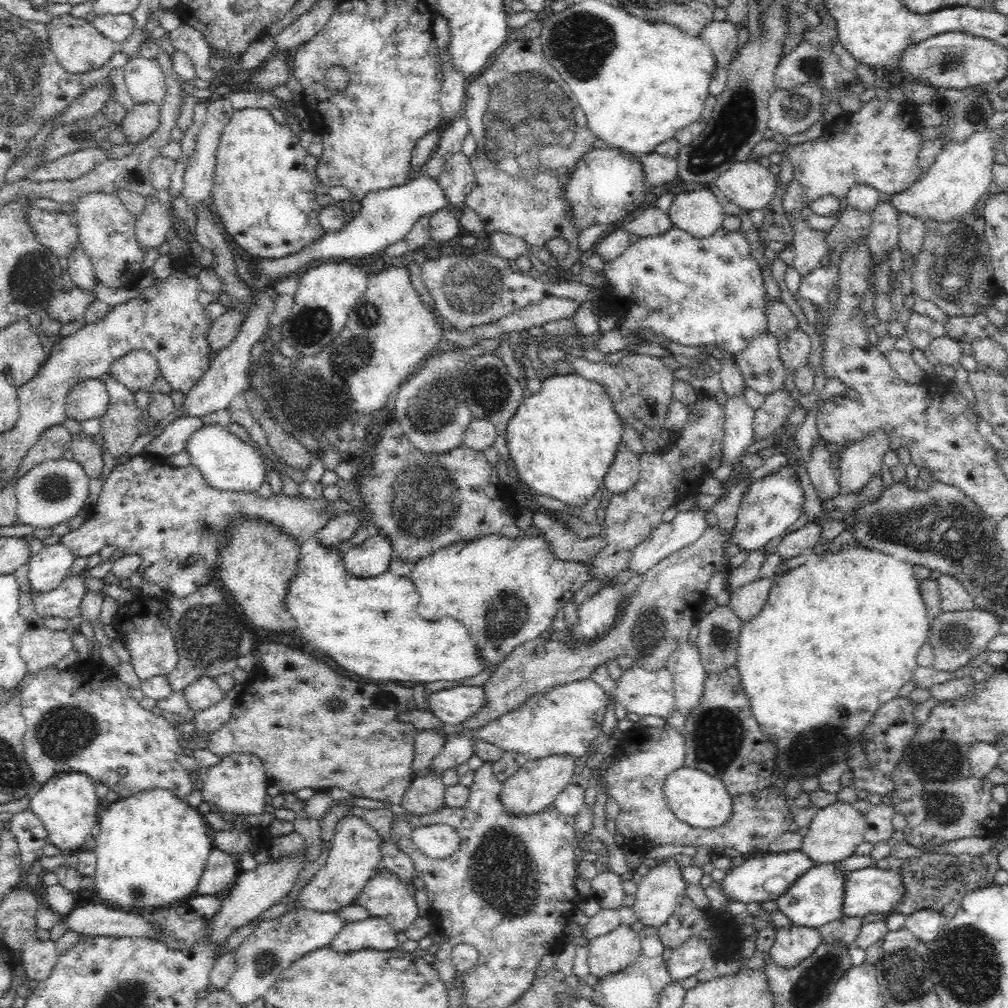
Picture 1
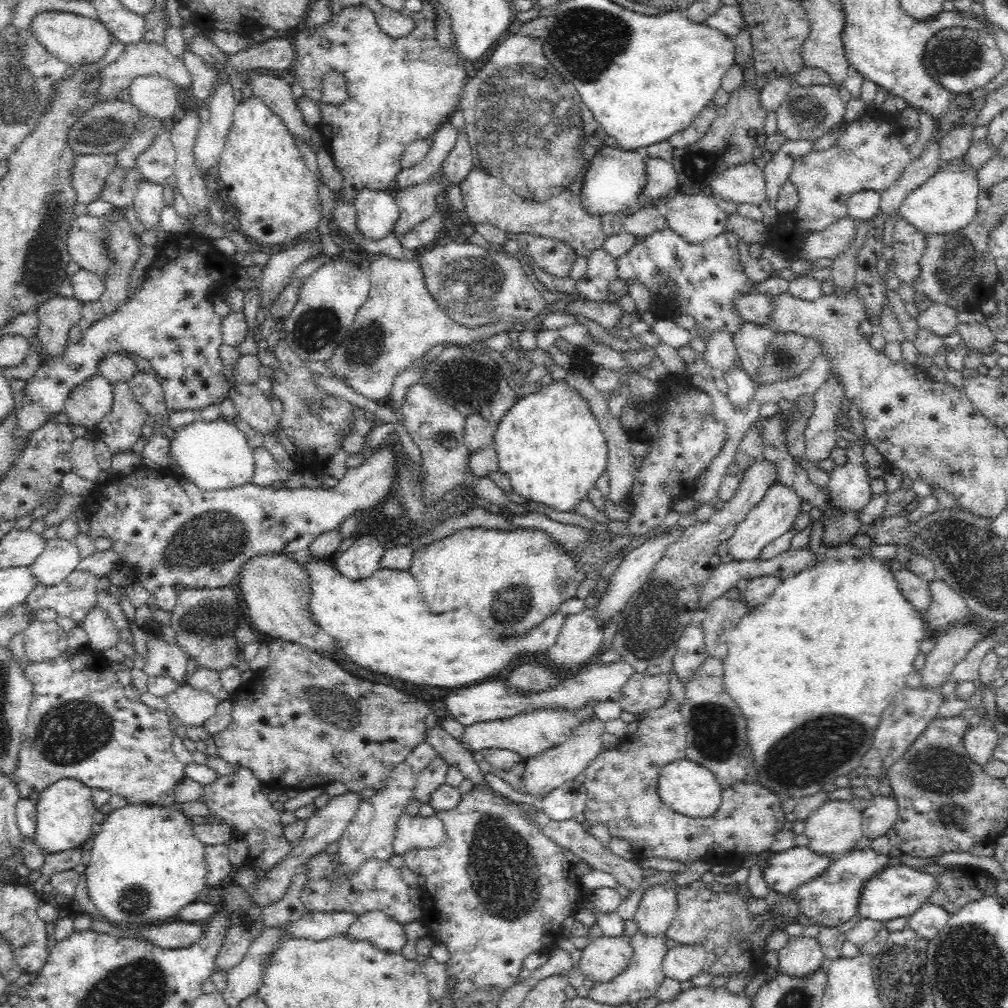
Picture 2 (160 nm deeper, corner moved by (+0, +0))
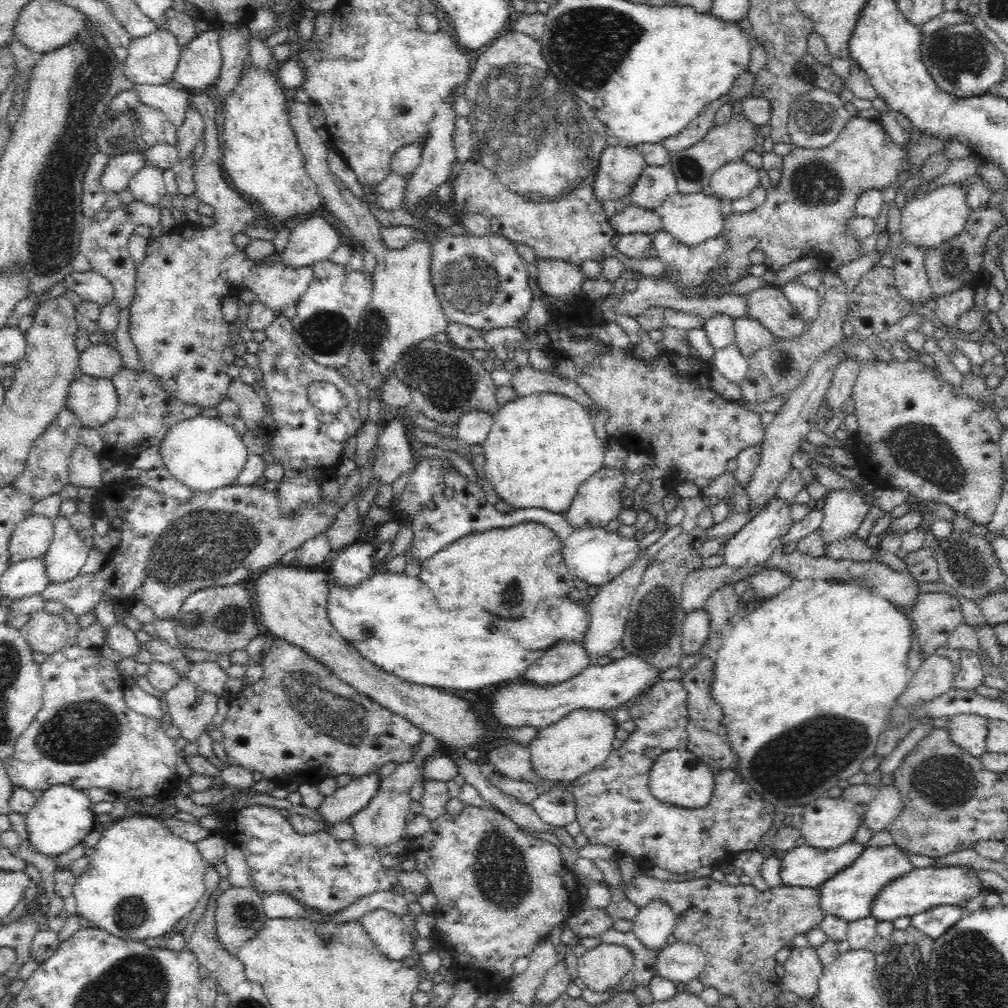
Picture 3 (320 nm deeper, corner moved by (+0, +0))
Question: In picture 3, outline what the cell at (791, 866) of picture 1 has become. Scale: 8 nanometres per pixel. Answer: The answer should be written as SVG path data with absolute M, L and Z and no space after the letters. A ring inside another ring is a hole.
M854 840L834 849L797 846L780 856L782 884L793 887L818 888L836 872L848 868L865 847Z

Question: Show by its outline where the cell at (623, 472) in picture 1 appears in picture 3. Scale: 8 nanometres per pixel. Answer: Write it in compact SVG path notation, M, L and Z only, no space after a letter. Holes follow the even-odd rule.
M530 364L520 367L513 374L511 386L519 397L554 392L572 398L584 406L588 412L591 409L590 397L572 380L560 374L534 369Z

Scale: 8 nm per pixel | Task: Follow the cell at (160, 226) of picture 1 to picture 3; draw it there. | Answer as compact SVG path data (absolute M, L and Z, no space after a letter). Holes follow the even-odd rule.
M145 165L129 180L129 190L135 201L147 206L160 205L167 190L162 178L163 170L152 165Z

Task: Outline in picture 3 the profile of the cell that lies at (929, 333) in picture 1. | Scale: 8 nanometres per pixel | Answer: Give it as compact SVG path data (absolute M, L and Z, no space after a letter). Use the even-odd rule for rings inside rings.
M966 285L948 293L947 295L936 297L936 308L933 314L940 319L947 327L954 327L958 323L958 318L967 310L974 308L975 289L972 285Z

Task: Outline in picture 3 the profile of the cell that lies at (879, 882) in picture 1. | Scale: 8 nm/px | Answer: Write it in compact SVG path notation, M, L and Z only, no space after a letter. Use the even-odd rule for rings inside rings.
M966 866L912 868L912 872L888 882L876 894L876 900L872 902L872 908L870 908L871 915L880 922L893 921L900 916L913 917L915 914L940 905L958 907L960 902L972 900L972 898L982 896L982 894L986 895L989 890L982 886L978 877L970 869Z

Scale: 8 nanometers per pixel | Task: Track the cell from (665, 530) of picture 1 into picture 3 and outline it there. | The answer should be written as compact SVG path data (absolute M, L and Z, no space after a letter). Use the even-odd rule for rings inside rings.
M643 549L638 560L630 568L620 572L614 580L608 581L608 584L599 586L597 595L585 606L588 613L588 630L583 640L583 647L588 655L589 664L595 664L598 658L610 654L624 638L624 628L626 628L631 609L631 600L634 598L638 585L642 582L644 571L650 566L648 559L646 549Z

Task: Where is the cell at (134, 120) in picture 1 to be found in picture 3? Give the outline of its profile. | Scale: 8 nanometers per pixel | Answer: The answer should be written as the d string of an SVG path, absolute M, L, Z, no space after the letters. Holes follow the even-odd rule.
M139 152L109 157L99 182L110 195L129 189L129 180L145 165Z

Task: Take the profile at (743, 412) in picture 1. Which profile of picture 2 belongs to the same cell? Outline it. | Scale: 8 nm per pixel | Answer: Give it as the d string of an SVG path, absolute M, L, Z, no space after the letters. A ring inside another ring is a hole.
M741 365L728 369L723 374L723 379L727 382L728 400L736 407L736 411L745 412L758 386Z

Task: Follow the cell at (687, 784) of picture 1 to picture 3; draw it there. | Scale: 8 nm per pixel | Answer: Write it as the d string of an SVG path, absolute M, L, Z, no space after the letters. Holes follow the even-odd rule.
M674 748L664 752L650 767L650 792L668 807L696 810L704 808L714 794L714 776L711 768L687 749Z

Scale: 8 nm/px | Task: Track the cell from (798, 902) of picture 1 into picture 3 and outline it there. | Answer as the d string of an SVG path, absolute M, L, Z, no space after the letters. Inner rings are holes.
M894 844L883 847L866 846L864 852L848 865L848 868L836 872L830 880L826 880L818 887L820 907L824 914L833 914L848 922L866 918L871 914L870 908L872 908L872 902L876 900L876 894L888 882L912 872L912 868L908 854Z

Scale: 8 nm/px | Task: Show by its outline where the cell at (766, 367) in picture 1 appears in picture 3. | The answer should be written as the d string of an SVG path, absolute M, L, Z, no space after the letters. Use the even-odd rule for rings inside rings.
M752 317L737 318L734 323L735 343L748 359L756 351L769 348L776 340L759 320Z

